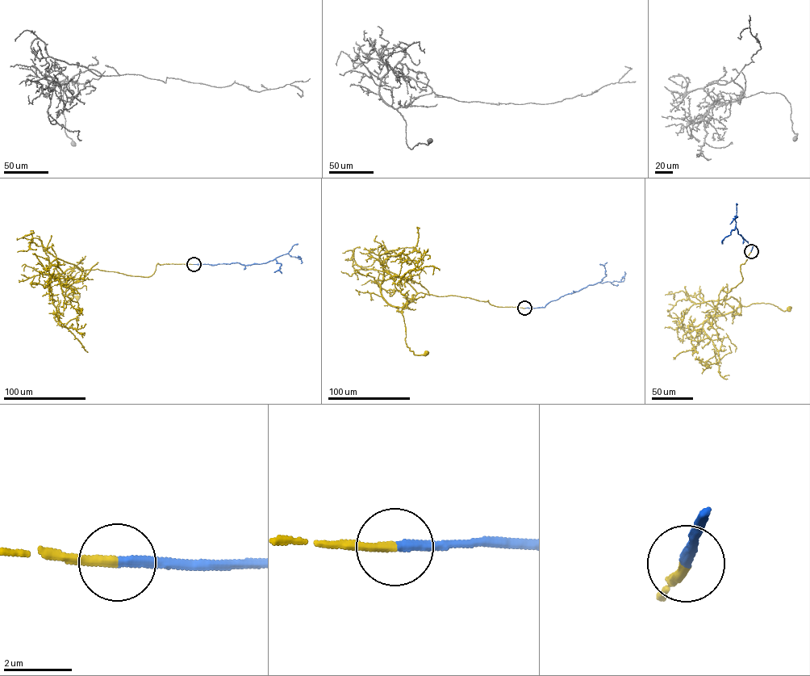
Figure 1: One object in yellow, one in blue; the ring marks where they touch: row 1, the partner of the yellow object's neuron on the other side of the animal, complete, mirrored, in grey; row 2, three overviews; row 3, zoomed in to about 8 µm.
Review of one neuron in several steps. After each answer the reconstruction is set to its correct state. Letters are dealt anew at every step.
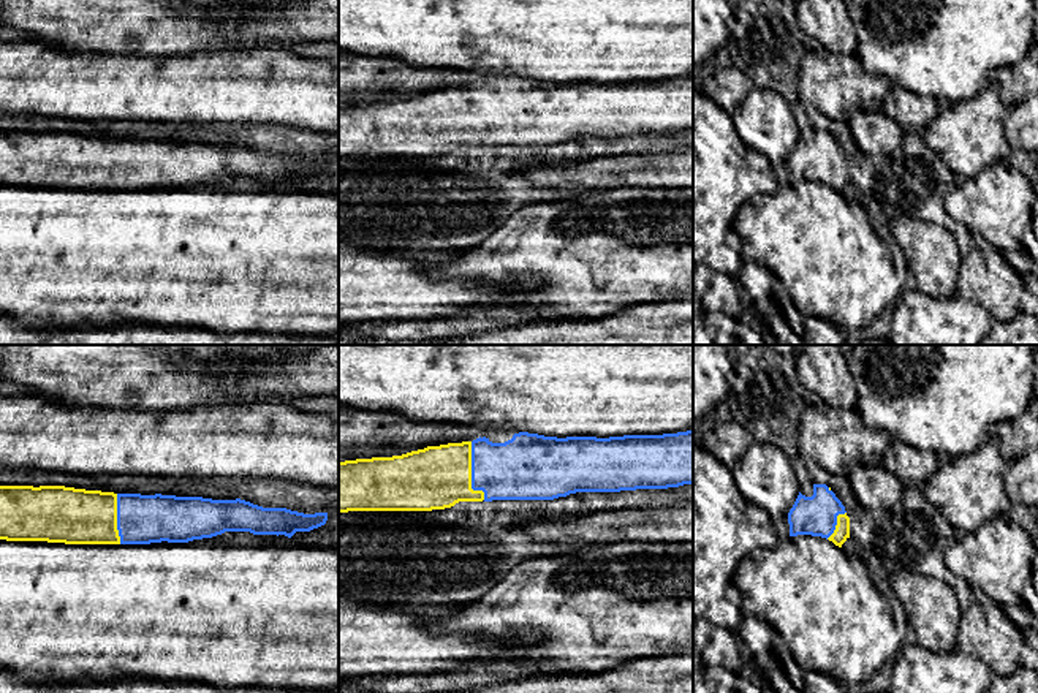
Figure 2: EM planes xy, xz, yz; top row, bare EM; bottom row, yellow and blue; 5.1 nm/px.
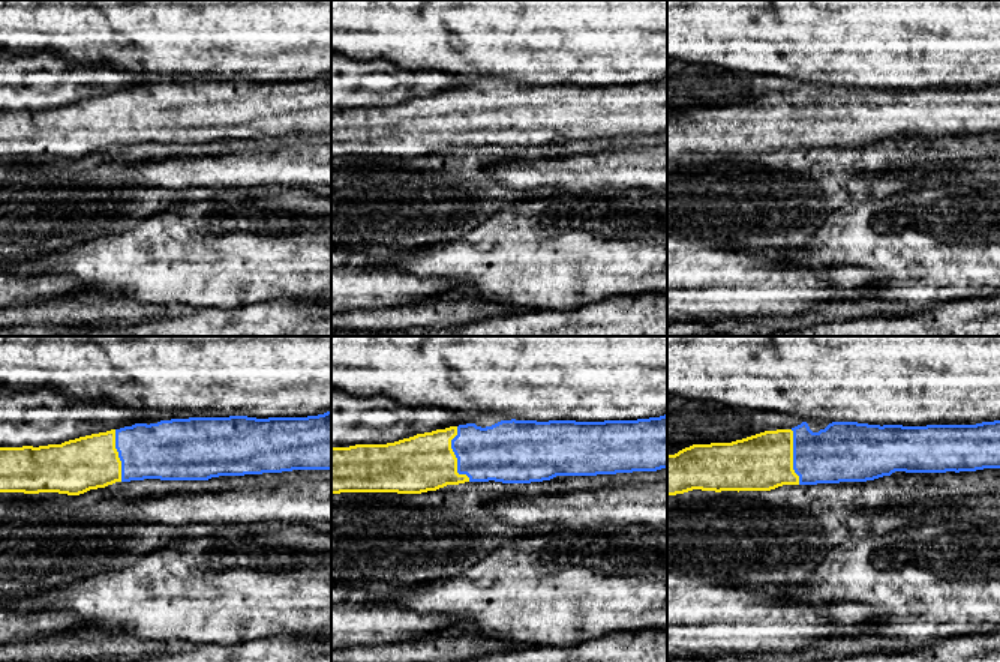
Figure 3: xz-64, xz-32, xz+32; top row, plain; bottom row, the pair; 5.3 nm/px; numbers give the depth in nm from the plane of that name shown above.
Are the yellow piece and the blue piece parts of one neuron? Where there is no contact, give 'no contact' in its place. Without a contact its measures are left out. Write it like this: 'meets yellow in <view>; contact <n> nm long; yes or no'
meets yellow in xz; contact 300 nm long; yes

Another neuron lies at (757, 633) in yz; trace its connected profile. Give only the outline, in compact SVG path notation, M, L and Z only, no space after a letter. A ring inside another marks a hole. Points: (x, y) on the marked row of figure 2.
M744 615L737 631L739 639L747 644L755 658L771 650L775 630L761 617Z

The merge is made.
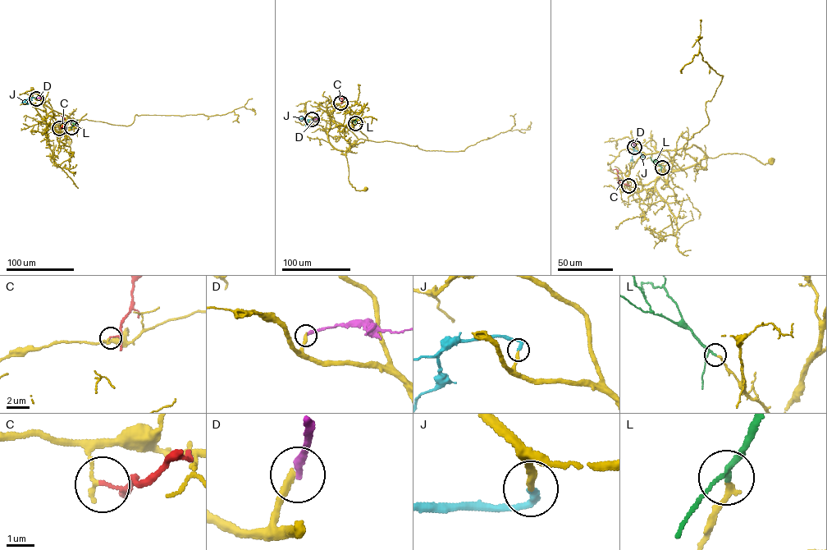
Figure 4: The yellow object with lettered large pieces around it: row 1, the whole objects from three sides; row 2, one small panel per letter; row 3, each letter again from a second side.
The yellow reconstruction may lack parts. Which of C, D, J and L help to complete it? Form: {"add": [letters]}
{"add": ["J", "L"]}

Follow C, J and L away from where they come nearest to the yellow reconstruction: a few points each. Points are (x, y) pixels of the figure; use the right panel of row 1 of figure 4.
C: (628, 185), (618, 180), (617, 170), (614, 169)
J: (634, 147), (630, 162)
L: (662, 167), (650, 157)

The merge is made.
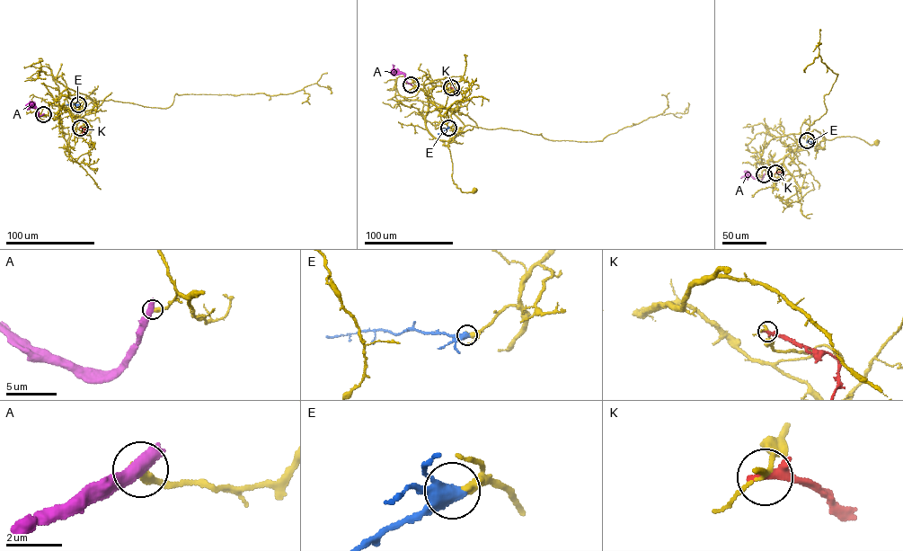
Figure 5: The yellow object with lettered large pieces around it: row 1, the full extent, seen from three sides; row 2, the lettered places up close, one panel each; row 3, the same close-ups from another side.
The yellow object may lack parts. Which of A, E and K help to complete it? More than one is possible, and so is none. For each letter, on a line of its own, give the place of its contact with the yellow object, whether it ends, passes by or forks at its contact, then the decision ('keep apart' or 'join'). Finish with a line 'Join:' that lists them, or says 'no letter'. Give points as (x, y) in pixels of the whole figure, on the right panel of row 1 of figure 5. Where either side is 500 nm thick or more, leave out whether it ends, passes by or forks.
A: (764, 174) | keep apart
E: (807, 140) | it forks | join
K: (775, 173) | it ends | keep apart
Join: E

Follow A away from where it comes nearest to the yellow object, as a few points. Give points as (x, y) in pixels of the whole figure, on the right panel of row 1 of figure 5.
A: (764, 174), (761, 180), (749, 174), (740, 178)

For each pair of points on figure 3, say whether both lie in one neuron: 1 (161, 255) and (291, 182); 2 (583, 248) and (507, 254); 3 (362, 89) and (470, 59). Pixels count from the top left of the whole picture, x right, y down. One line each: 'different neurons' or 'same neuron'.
1: different neurons
2: same neuron
3: different neurons

